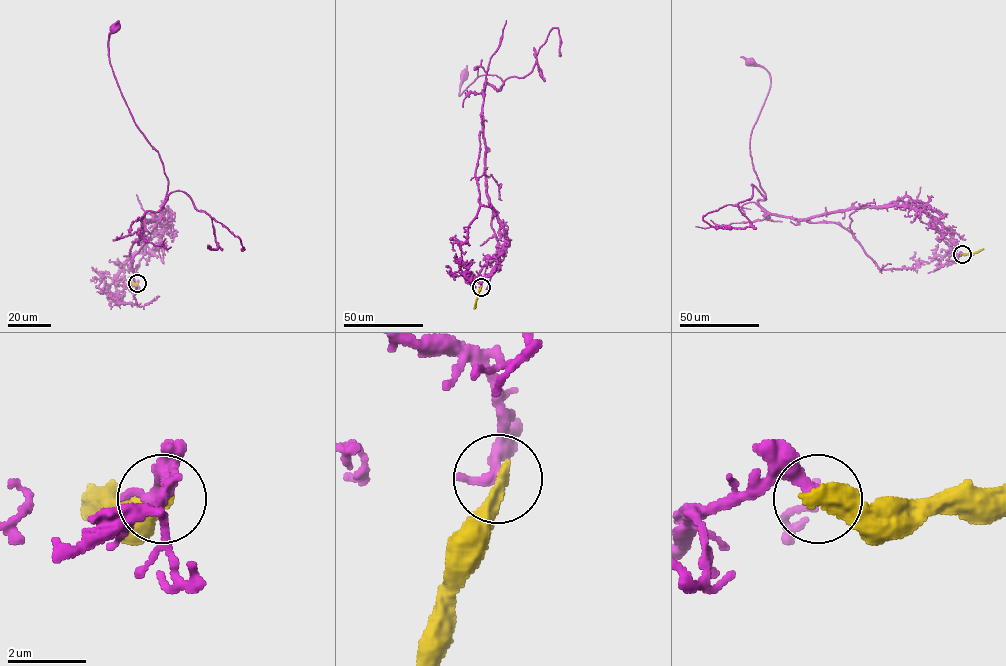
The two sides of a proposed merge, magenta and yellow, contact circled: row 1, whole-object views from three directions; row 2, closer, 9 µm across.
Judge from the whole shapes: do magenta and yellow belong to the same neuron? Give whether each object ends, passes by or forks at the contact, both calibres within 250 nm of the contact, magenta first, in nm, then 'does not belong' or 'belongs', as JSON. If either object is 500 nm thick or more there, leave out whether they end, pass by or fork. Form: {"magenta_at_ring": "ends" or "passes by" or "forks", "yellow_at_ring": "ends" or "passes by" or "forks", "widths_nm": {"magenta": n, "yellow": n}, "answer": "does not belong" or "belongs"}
{"magenta_at_ring": "ends", "yellow_at_ring": "ends", "widths_nm": {"magenta": 380, "yellow": 440}, "answer": "does not belong"}

